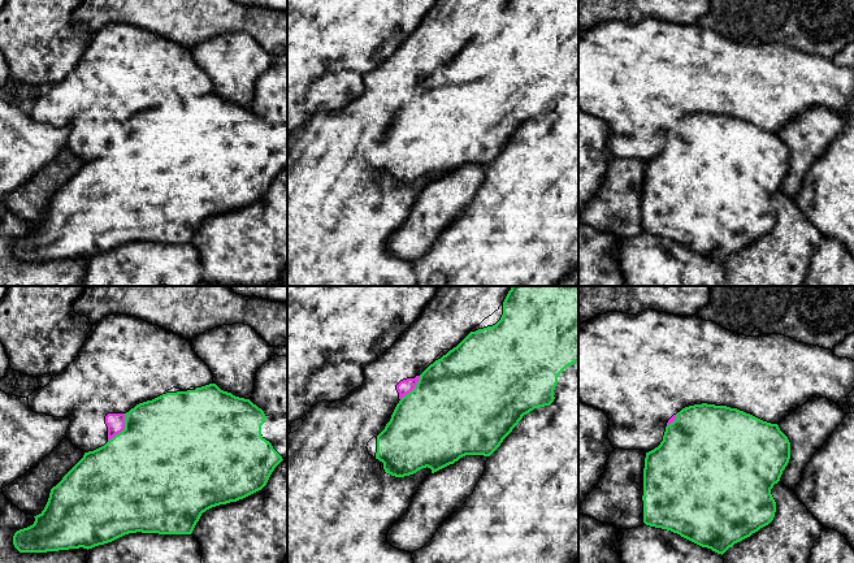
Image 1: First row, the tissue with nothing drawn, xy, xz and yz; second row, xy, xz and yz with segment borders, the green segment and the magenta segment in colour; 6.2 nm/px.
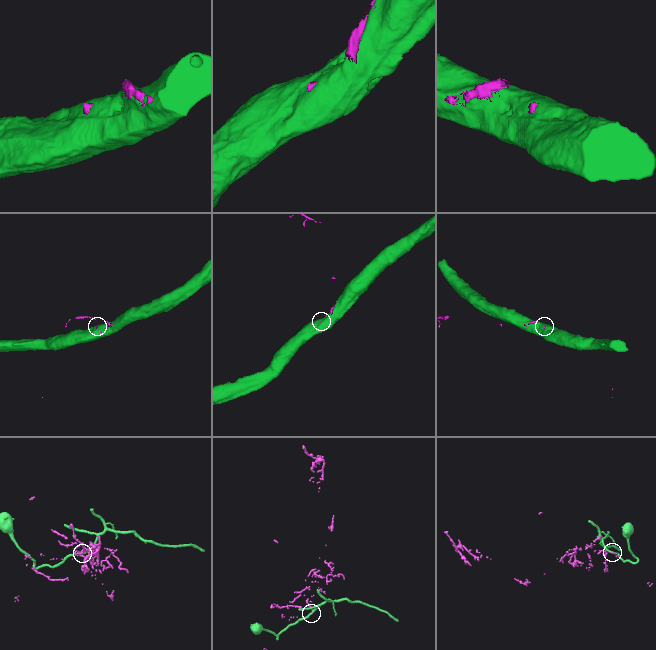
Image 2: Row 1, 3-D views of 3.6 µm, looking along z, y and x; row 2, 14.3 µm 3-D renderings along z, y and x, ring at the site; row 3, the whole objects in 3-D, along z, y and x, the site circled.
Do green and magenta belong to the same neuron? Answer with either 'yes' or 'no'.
no

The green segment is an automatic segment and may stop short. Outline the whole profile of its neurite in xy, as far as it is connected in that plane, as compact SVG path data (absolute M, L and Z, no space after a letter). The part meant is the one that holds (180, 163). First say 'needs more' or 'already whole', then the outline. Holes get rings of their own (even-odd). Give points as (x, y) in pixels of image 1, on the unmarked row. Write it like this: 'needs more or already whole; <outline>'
needs more; M216 92L201 96L190 96L181 99L173 96L162 104L136 113L125 122L125 138L109 148L104 155L84 161L83 166L62 186L62 189L51 198L48 211L44 218L34 225L32 234L19 238L13 244L13 254L19 261L47 261L69 257L92 257L99 254L112 251L129 242L159 242L159 243L191 243L203 221L207 218L237 211L259 199L261 199L274 177L283 169L273 157L272 152L261 144L261 134L266 125L261 117L250 108L239 107L231 101L221 99Z

